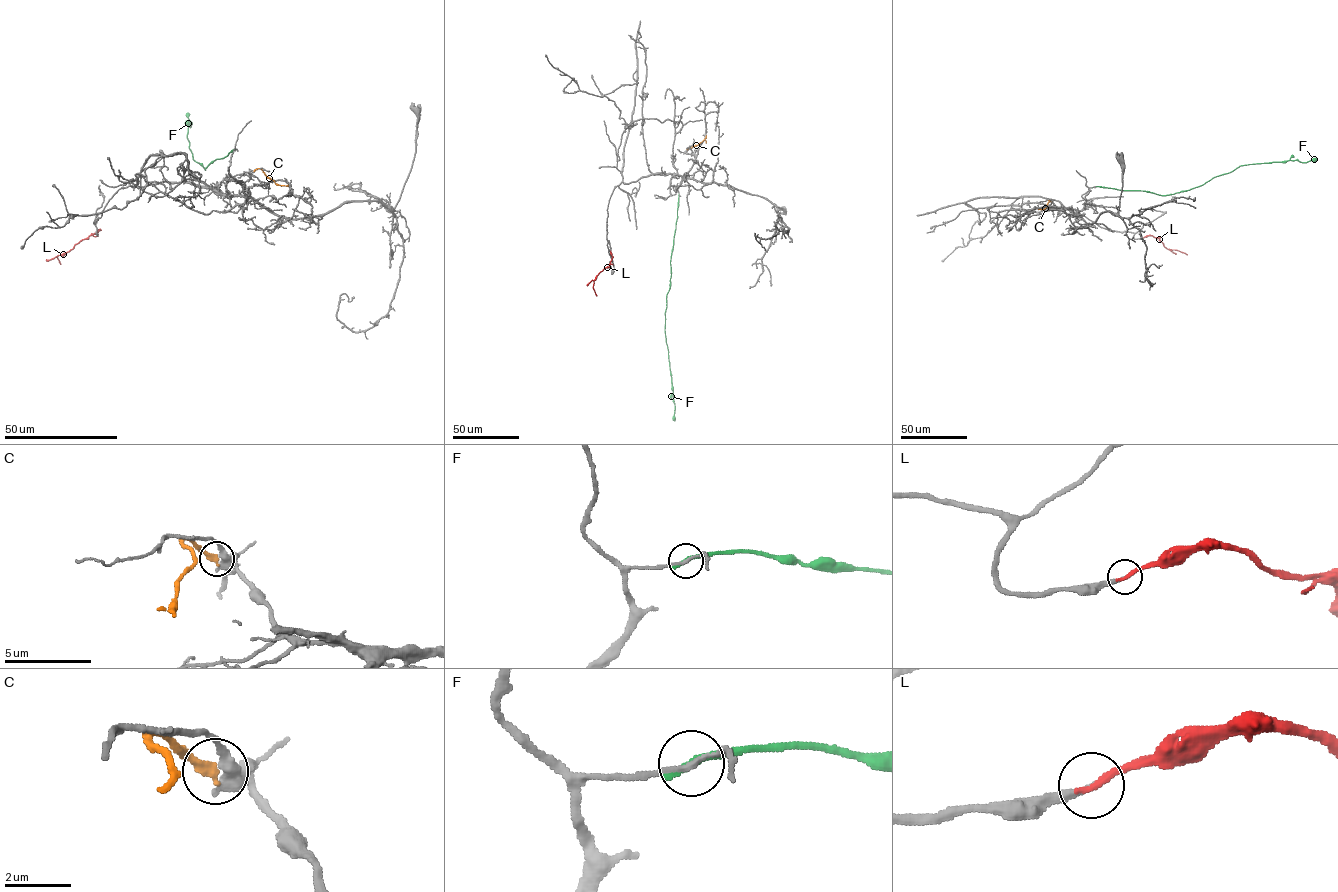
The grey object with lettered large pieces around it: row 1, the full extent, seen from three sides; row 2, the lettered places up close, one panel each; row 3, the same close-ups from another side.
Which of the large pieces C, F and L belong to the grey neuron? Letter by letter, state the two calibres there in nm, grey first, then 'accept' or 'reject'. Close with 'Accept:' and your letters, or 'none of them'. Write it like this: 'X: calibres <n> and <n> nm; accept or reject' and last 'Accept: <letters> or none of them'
C: calibres 280 and 320 nm; reject
F: calibres 140 and 280 nm; reject
L: calibres 200 and 260 nm; accept
Accept: L

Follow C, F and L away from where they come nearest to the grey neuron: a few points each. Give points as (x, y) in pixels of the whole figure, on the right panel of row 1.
C: (1051, 201), (1048, 200), (1045, 209), (1038, 209)
F: (1093, 187), (1166, 195), (1198, 187), (1240, 165), (1288, 160), (1306, 162), (1317, 158)
L: (1143, 237), (1158, 237), (1167, 249), (1187, 254)

